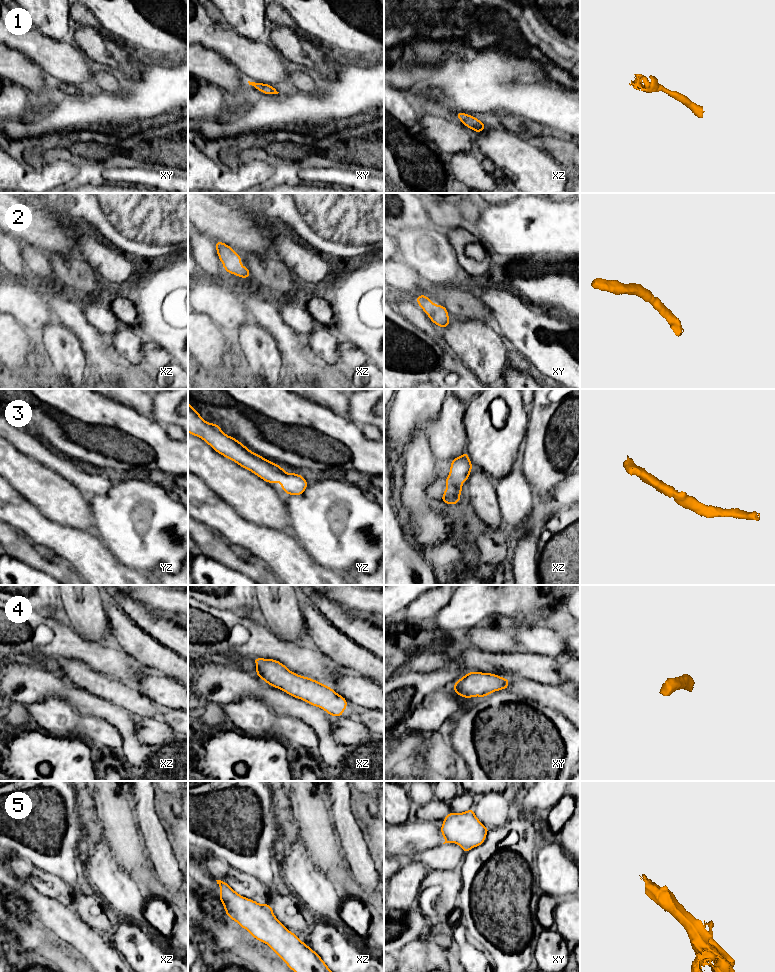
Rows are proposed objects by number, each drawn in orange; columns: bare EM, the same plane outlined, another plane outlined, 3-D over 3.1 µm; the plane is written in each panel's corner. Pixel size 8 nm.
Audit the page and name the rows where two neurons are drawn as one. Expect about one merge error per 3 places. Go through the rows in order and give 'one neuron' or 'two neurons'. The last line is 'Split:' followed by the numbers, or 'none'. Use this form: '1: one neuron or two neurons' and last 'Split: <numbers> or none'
1: one neuron
2: one neuron
3: one neuron
4: one neuron
5: one neuron
Split: none

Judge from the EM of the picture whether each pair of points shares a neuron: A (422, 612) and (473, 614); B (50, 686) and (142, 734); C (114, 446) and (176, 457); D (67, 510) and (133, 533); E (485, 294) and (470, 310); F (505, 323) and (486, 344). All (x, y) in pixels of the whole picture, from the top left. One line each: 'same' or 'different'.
A: different
B: different
C: same
D: different
E: different
F: different

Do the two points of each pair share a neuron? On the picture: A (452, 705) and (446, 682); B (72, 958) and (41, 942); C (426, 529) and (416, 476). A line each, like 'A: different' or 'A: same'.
A: different
B: same
C: same

